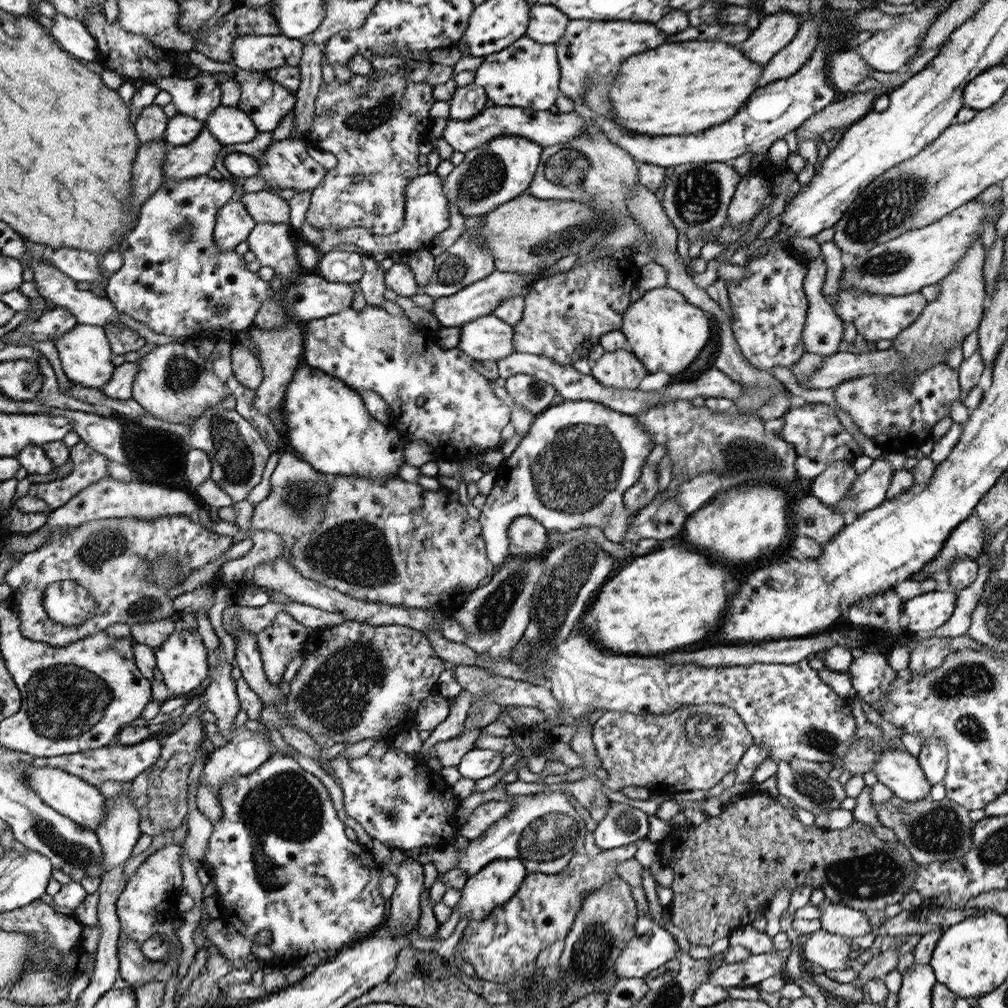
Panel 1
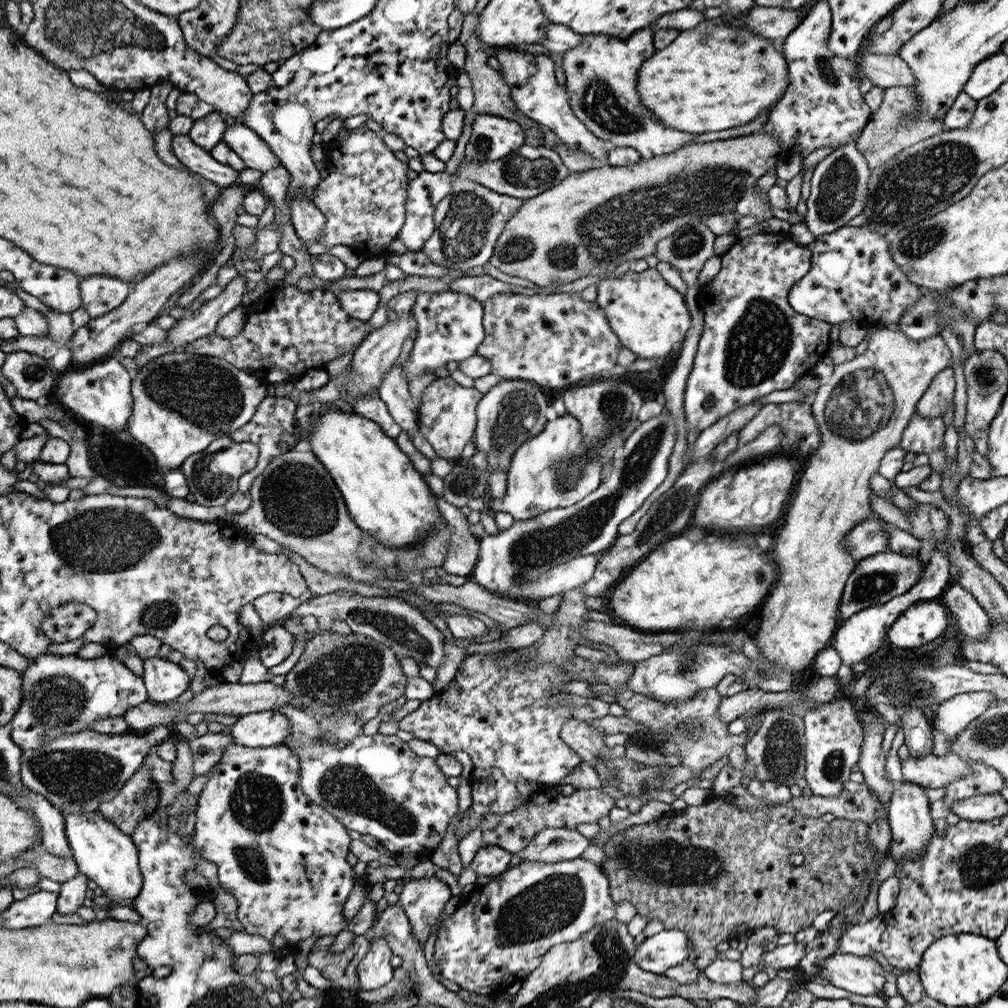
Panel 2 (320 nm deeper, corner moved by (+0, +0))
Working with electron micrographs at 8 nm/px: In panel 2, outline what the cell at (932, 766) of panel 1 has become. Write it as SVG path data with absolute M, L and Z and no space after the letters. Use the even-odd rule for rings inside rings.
M970 691L950 697L935 707L933 726L946 735L948 752L953 738L964 732L967 724L976 720L993 700L997 700L994 693Z

